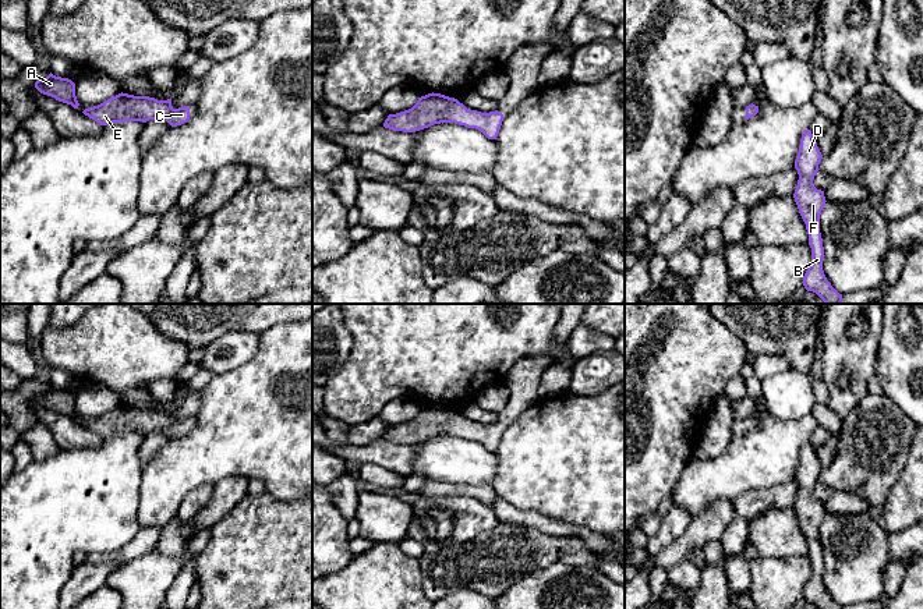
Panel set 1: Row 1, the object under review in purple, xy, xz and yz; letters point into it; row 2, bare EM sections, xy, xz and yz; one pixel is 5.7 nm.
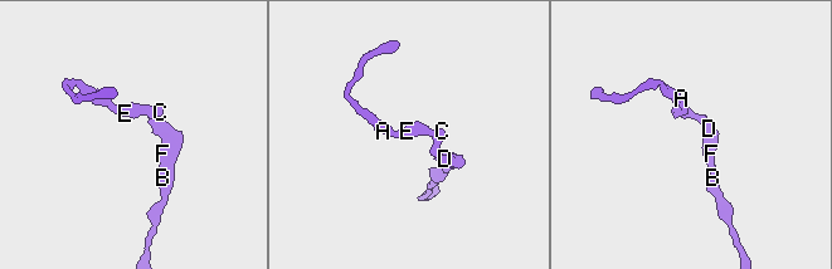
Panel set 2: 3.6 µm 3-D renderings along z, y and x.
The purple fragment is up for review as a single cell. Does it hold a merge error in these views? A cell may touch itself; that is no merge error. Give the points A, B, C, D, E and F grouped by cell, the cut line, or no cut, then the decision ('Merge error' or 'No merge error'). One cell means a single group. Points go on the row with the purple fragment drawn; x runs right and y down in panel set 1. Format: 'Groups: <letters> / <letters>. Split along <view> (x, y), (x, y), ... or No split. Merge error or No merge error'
Groups: A B C D E F. No split. No merge error

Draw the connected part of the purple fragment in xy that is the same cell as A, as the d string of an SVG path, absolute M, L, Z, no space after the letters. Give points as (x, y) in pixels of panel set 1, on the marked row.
M50 72L46 78L38 79L35 88L43 95L71 105L74 109L79 106L75 96L75 84L68 78L56 77Z

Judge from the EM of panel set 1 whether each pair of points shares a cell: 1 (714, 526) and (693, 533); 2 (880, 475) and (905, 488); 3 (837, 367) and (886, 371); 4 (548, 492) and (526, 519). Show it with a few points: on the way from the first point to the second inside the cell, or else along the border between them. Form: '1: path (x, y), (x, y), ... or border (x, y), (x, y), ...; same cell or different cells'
1: path (708, 526), (699, 533); same cell
2: border (906, 452), (904, 467), (881, 506); different cells
3: border (881, 337), (877, 346), (874, 375); different cells
4: border (502, 498), (517, 507), (533, 509), (563, 523); different cells

